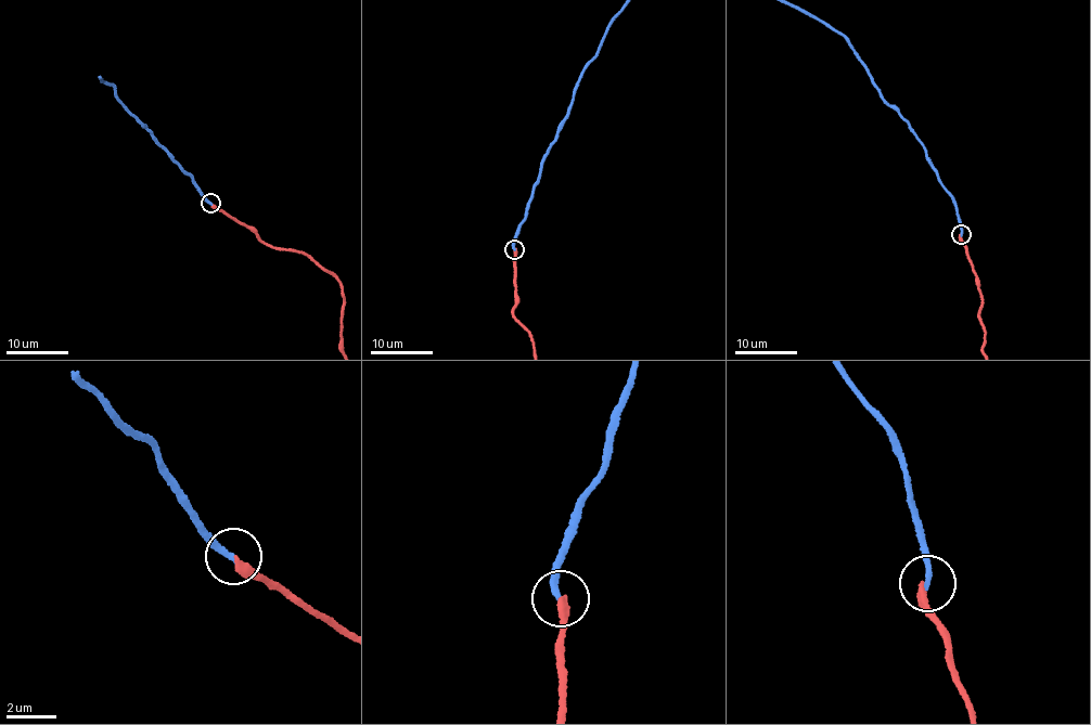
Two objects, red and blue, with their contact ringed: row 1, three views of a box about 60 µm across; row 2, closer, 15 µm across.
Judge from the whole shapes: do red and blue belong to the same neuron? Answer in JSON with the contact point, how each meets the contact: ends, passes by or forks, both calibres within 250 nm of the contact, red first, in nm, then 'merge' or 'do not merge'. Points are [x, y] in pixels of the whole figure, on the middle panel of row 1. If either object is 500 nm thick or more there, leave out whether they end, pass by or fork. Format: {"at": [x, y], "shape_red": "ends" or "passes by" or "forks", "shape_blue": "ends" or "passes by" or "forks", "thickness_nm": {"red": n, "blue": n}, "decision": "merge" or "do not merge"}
{"at": [514, 249], "shape_red": "ends", "shape_blue": "ends", "thickness_nm": {"red": 360, "blue": 240}, "decision": "do not merge"}

